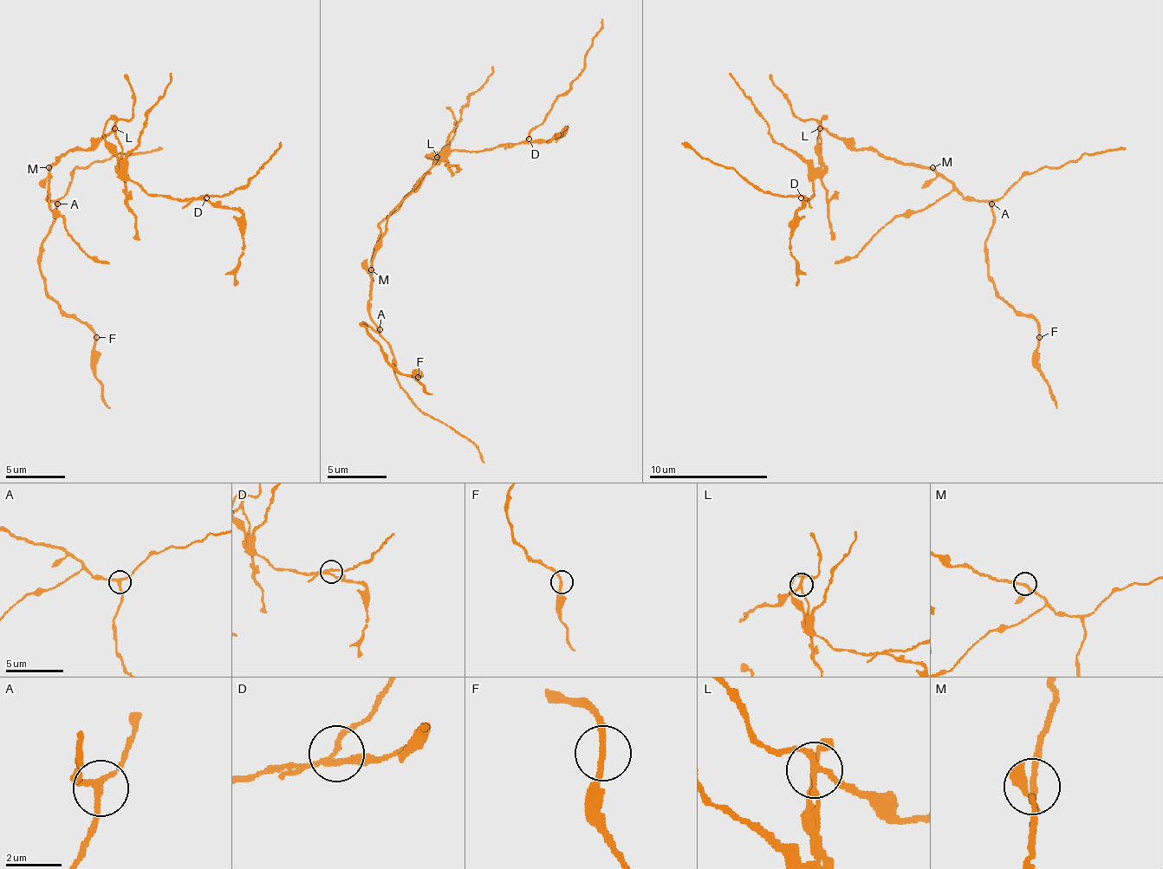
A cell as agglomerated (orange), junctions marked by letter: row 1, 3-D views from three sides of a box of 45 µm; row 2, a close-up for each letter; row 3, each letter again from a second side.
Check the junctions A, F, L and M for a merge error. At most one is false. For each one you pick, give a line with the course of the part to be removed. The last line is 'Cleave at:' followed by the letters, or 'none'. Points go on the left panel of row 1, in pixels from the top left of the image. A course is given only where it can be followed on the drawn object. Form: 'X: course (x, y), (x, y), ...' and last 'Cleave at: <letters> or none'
L: course (114, 129), (117, 161), (135, 182), (150, 194), (198, 200), (242, 188), (281, 144)
Cleave at: L

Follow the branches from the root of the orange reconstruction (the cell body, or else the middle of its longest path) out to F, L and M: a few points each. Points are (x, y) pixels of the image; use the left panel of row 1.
F: (63, 152), (48, 171), (48, 200), (55, 206), (55, 221), (42, 245), (40, 275), (46, 293), (96, 337)
L: (63, 152), (87, 150), (114, 129)
M: (63, 152), (48, 167)

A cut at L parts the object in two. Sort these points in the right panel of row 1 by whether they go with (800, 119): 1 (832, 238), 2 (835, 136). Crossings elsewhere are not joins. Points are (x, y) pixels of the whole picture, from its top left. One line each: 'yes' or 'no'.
1: no
2: yes

